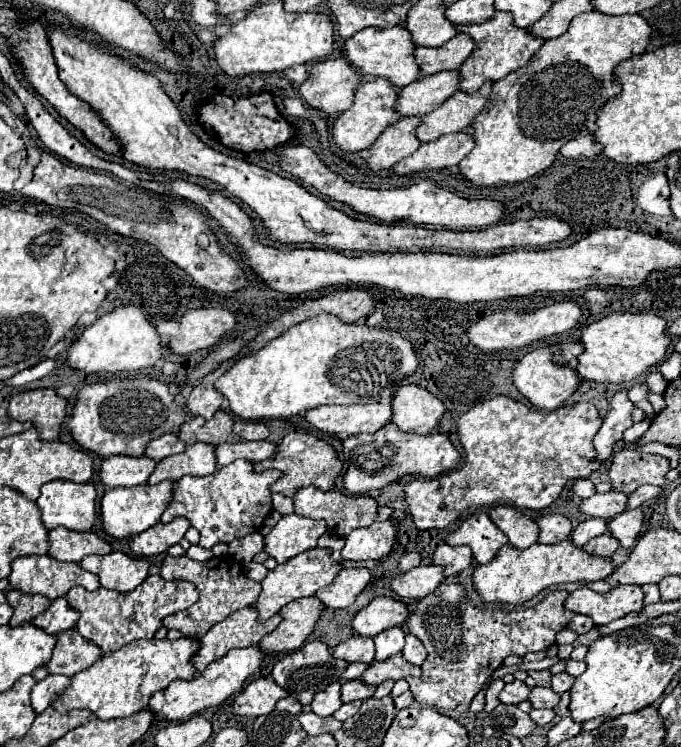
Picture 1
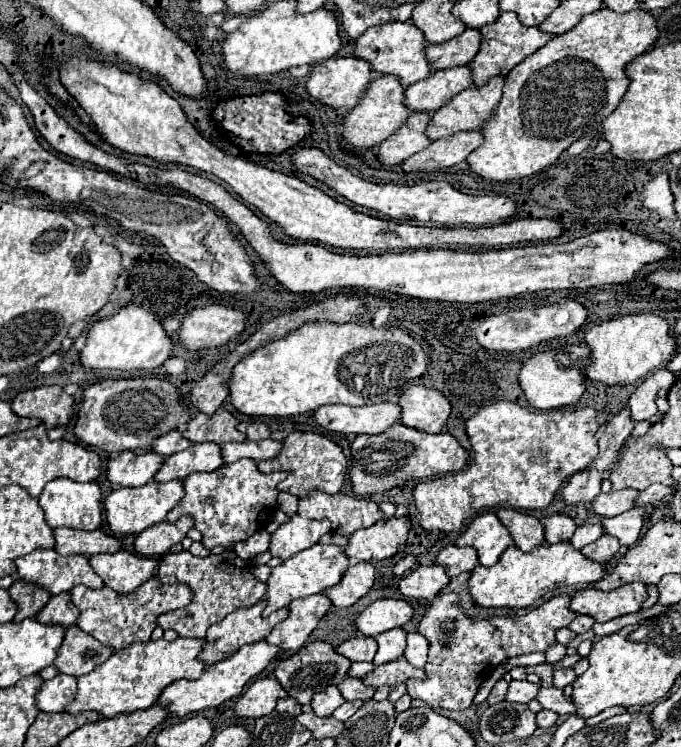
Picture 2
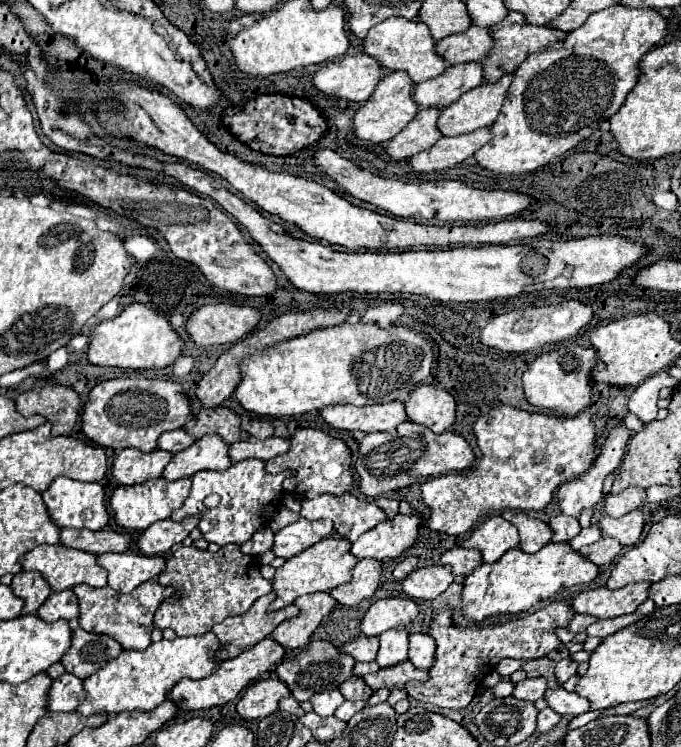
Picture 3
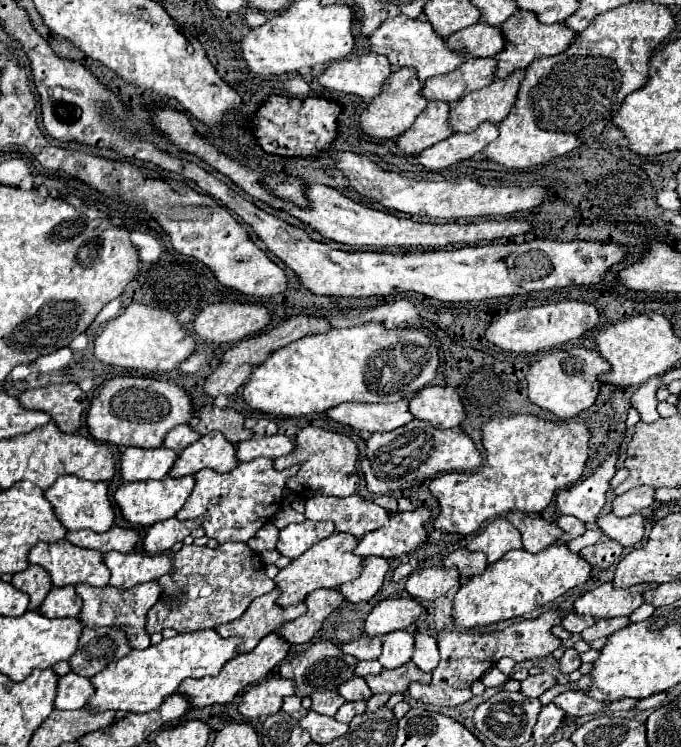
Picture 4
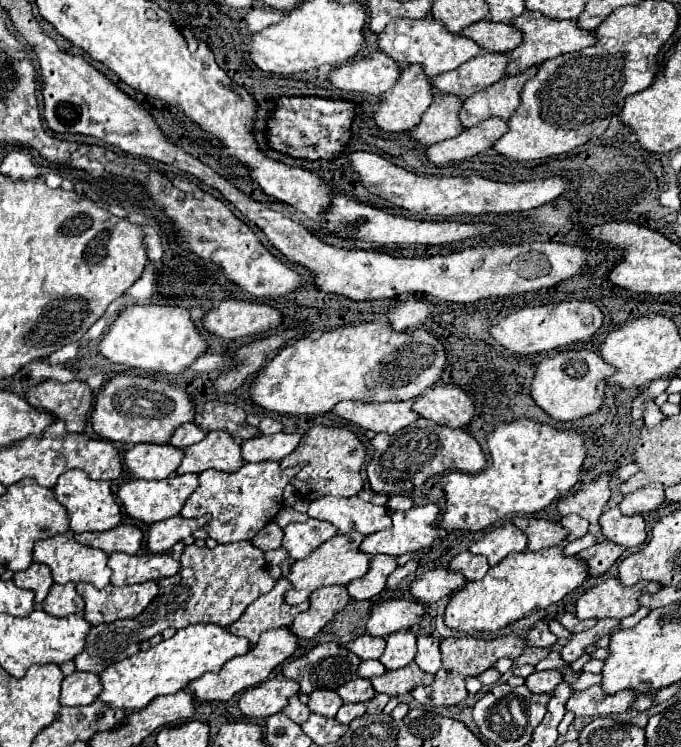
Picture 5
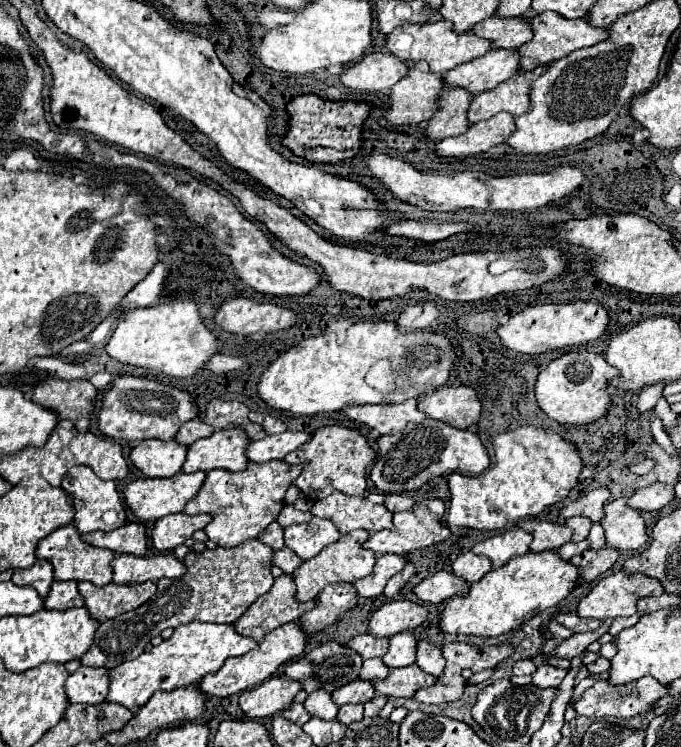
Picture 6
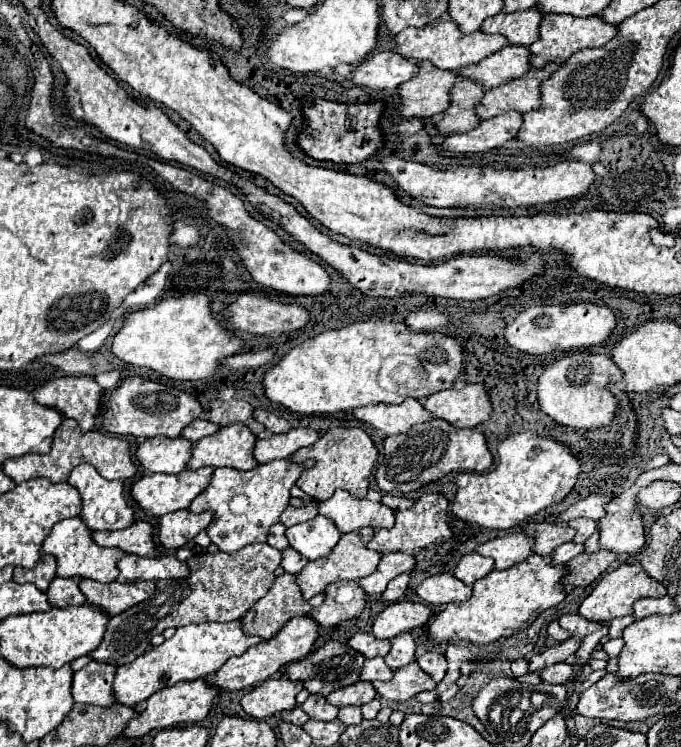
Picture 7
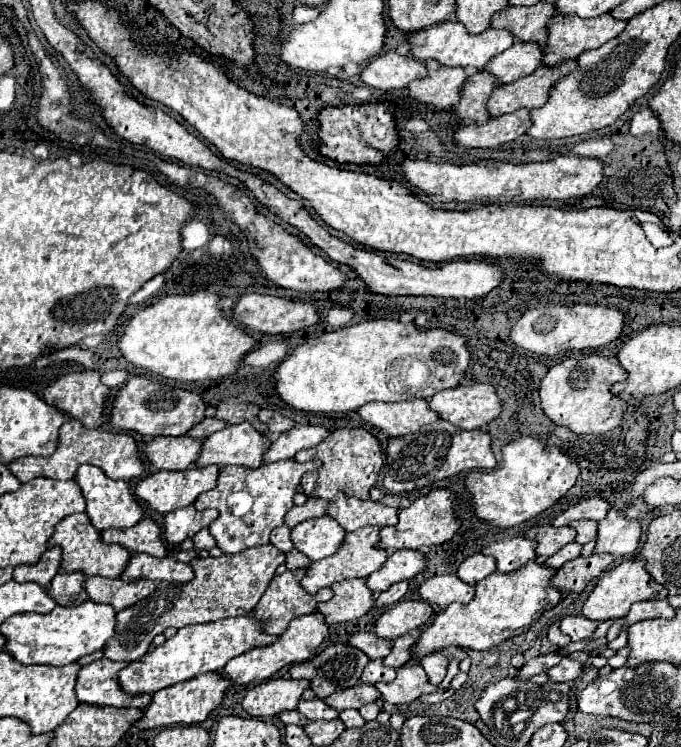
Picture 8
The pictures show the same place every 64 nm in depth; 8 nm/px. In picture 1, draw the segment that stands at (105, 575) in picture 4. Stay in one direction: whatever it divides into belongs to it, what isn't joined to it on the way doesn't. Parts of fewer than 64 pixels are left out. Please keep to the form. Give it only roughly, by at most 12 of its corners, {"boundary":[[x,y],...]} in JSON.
{"boundary":[[50,556],[12,562],[8,590],[66,596],[72,586],[98,590],[100,582],[80,564]]}

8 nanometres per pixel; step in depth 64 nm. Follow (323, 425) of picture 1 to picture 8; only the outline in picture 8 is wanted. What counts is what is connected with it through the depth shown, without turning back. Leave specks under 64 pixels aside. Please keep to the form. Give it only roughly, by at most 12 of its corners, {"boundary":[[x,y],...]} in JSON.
{"boundary":[[426,400],[372,402],[358,408],[388,436],[436,422]]}

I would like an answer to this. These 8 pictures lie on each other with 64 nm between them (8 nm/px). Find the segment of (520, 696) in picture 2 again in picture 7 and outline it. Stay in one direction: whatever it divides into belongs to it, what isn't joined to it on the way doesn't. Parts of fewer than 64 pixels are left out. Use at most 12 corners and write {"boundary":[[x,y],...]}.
{"boundary":[[552,664],[538,676],[546,684],[568,684],[570,664]]}

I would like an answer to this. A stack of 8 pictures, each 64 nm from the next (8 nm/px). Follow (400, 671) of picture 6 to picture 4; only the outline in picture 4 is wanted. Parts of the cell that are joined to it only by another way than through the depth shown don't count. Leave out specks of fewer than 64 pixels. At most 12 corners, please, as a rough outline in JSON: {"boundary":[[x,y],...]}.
{"boundary":[[408,662],[366,676],[372,692],[406,692],[410,682],[428,684],[430,674]]}

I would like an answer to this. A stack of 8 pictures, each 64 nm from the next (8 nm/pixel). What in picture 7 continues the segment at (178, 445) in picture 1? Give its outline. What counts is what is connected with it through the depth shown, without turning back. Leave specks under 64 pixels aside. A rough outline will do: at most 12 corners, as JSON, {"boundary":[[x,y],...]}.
{"boundary":[[194,420],[182,430],[182,438],[198,442],[216,434],[218,426],[208,420]]}

